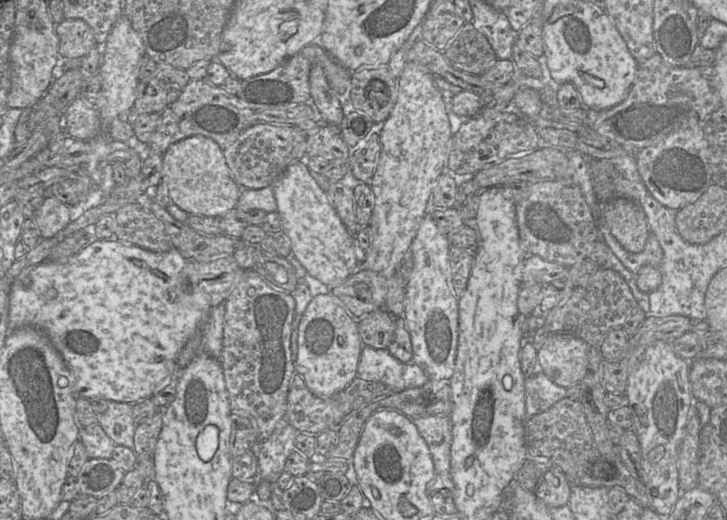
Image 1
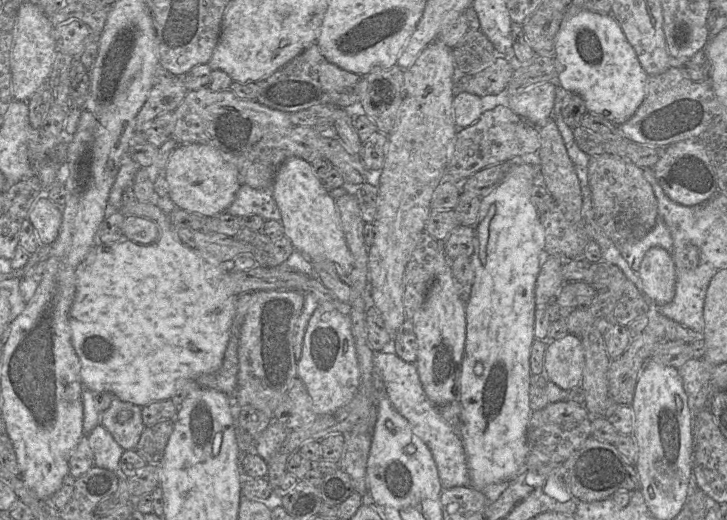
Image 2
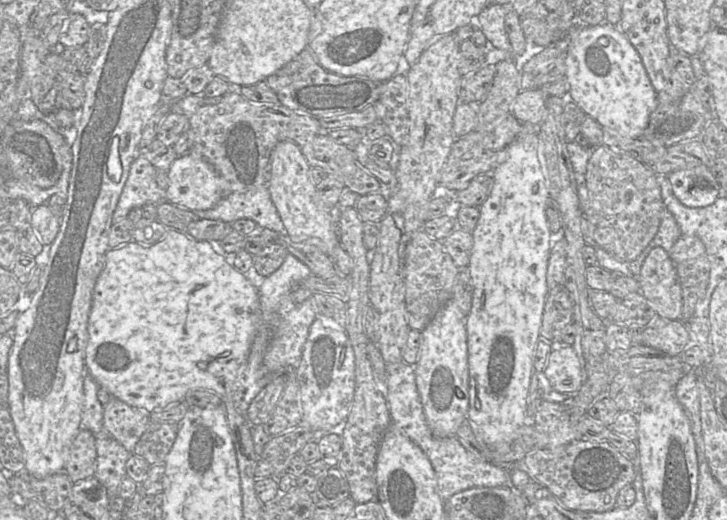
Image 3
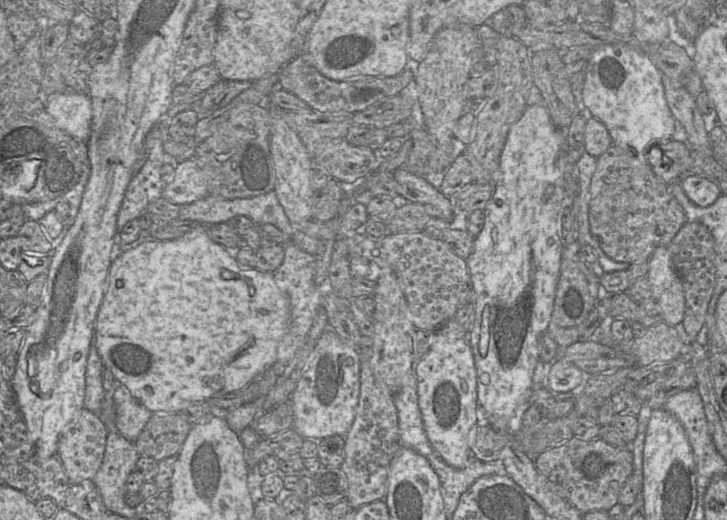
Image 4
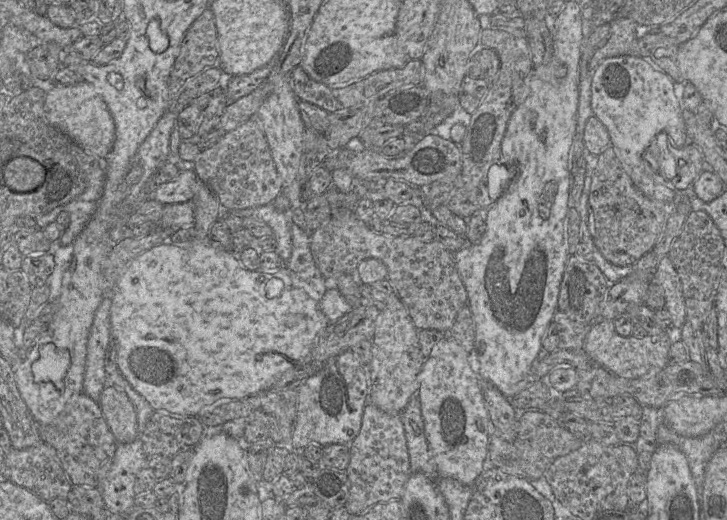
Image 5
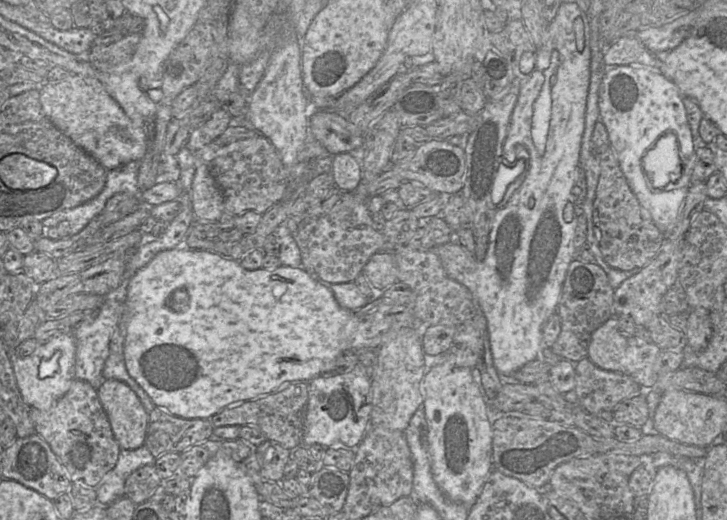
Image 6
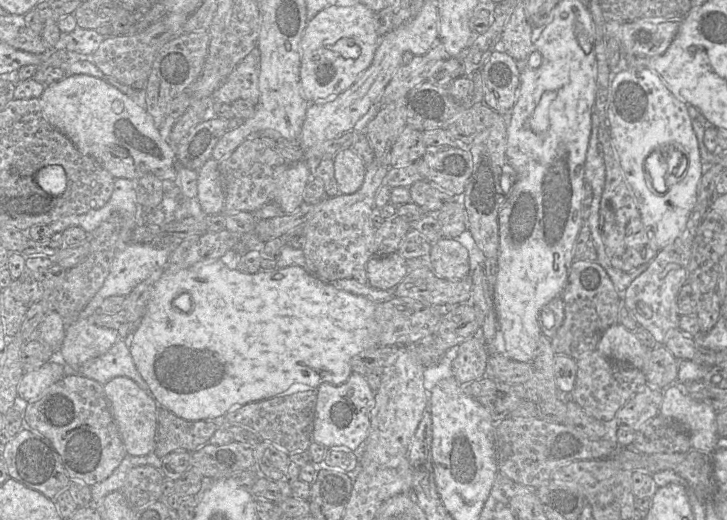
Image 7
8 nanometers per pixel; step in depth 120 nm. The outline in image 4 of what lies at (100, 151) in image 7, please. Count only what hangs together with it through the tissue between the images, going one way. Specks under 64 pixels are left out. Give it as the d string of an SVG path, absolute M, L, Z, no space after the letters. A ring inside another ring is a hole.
M87 93L48 95L46 111L58 129L79 142L87 141L92 119L92 104Z

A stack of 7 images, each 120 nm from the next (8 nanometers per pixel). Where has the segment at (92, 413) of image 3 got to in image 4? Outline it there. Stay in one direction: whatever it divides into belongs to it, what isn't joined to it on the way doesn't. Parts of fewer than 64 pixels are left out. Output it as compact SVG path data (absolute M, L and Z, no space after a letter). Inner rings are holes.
M93 337L85 373L85 396L84 408L99 415L105 398L103 389L103 370L104 365L98 354L96 342Z

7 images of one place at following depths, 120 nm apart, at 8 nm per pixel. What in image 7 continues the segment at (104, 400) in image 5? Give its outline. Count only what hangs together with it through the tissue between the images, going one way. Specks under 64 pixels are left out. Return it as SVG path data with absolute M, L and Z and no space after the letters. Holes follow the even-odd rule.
M115 377L103 385L114 421L125 445L127 454L145 456L154 451L159 405L139 385L128 377Z

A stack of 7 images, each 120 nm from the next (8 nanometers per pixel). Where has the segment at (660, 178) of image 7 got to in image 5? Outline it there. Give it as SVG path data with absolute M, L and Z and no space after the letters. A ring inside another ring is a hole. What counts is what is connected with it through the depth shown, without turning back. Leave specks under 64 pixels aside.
M659 133L643 154L643 159L655 173L671 180L677 174L677 162L669 151L669 136Z

